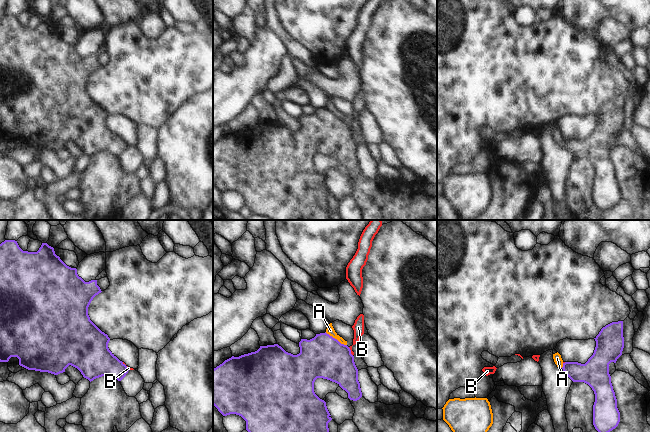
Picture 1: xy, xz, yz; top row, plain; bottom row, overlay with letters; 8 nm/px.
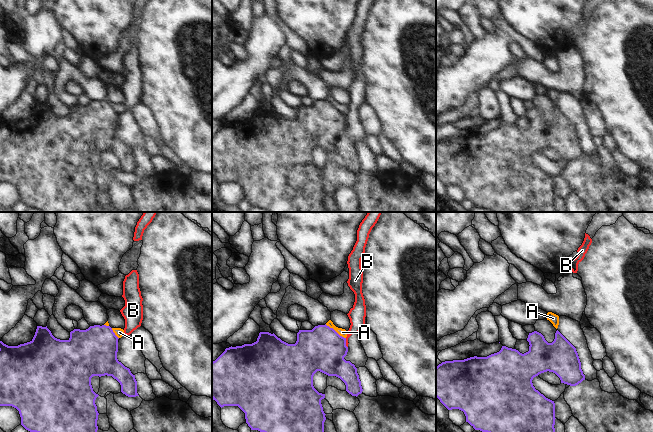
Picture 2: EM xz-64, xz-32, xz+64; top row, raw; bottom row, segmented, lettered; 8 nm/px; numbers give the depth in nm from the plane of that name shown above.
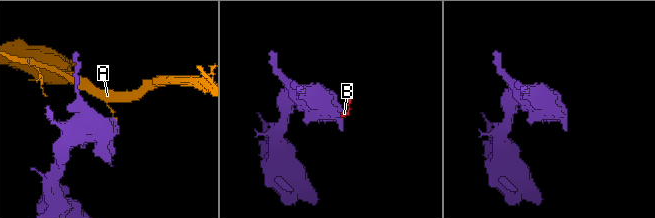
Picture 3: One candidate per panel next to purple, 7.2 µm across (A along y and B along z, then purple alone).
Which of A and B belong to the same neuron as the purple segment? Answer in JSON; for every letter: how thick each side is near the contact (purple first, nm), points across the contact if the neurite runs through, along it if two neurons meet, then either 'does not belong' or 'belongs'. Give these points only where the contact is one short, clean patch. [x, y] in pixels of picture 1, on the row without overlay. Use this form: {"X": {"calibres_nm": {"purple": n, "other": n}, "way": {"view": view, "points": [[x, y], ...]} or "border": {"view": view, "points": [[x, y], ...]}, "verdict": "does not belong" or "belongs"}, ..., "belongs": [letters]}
{"A": {"calibres_nm": {"purple": 340, "other": 70}, "border": {"view": "xz", "points": [[325, 108], [346, 121]]}, "verdict": "does not belong"}, "B": {"calibres_nm": {"purple": 340, "other": 90}, "border": {"view": "xz", "points": [[348, 123], [352, 131]]}, "verdict": "does not belong"}, "belongs": []}

